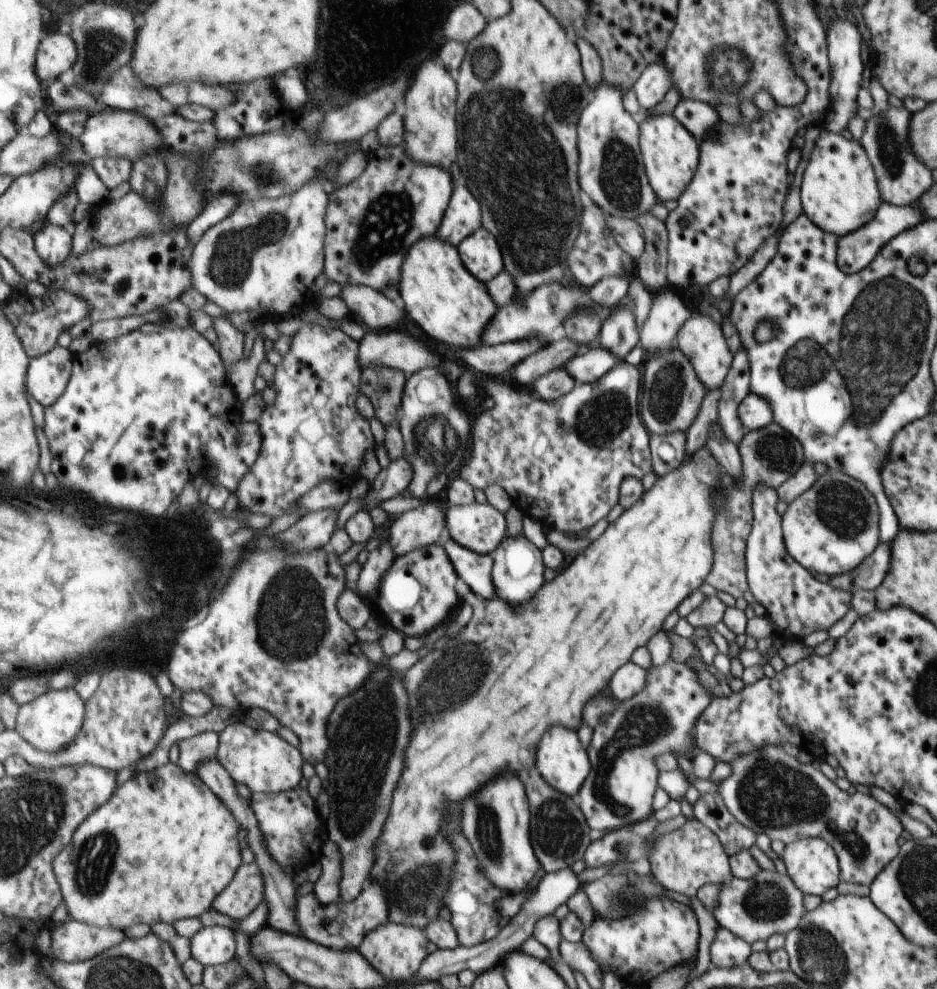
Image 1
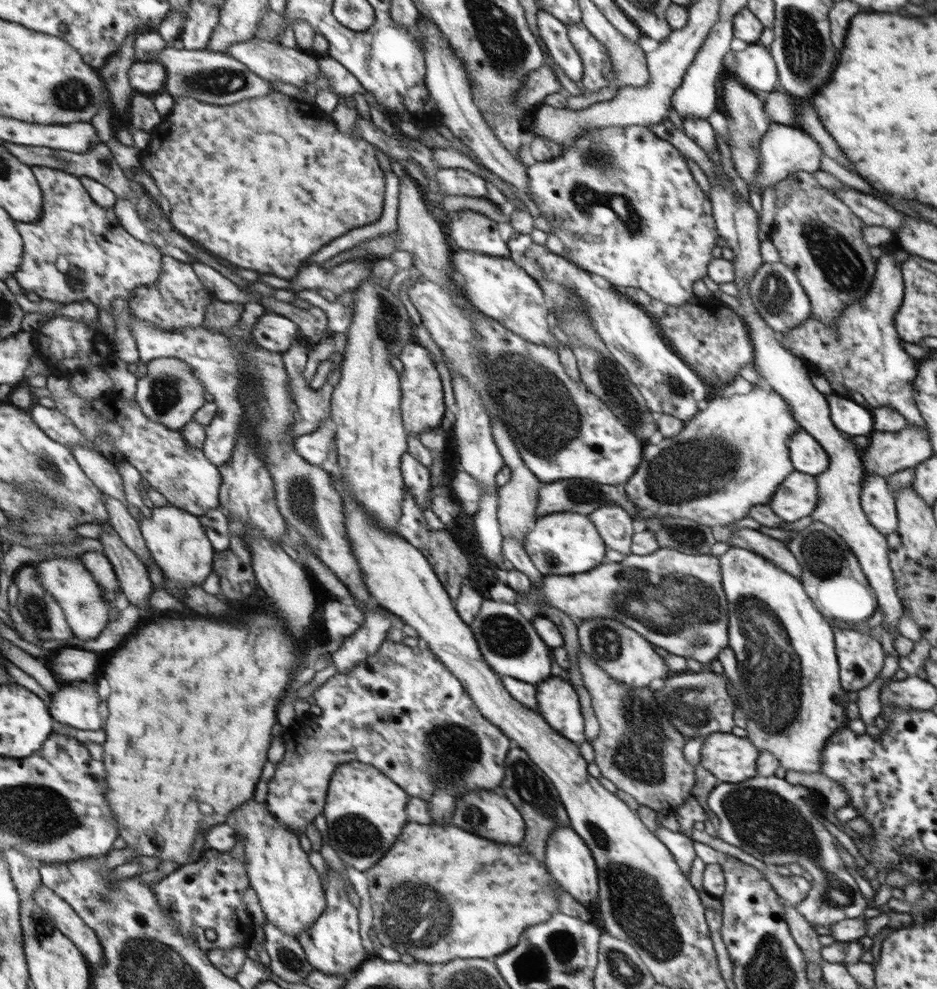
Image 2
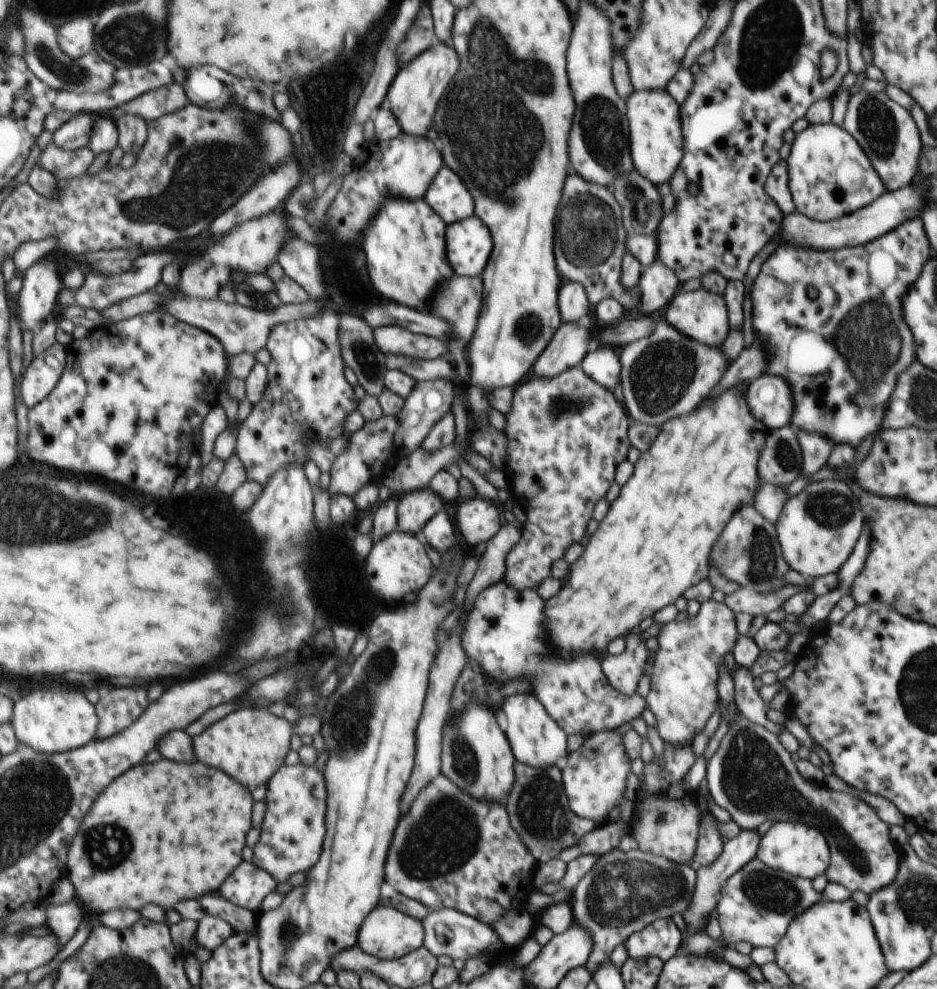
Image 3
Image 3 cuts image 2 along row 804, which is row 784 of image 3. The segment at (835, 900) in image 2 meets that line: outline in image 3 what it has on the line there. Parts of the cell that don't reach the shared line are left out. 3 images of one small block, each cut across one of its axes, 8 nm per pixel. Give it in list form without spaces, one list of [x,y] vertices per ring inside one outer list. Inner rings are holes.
[[[742,714],[730,726],[718,750],[707,762],[705,779],[712,800],[729,812],[730,819],[736,821],[742,831],[756,831],[764,822],[770,822],[772,825],[782,821],[802,823],[817,828],[830,844],[830,868],[825,873],[829,882],[842,884],[852,893],[861,890],[870,895],[894,880],[901,859],[899,848],[890,839],[889,825],[880,820],[876,811],[866,801],[844,792],[830,792],[828,788],[822,788],[822,784],[818,786],[804,780],[796,770],[796,764],[792,762],[788,750],[780,742],[779,736],[767,727],[750,722]]]

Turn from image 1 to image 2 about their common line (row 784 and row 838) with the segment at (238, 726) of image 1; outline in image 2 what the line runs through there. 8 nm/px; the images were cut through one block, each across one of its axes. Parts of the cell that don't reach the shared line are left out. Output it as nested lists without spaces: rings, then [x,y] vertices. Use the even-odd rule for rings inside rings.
[[[256,798],[244,804],[244,808],[240,808],[240,812],[236,812],[236,820],[232,822],[232,825],[238,833],[245,835],[249,875],[252,879],[253,888],[258,891],[267,918],[284,932],[296,937],[301,936],[305,930],[313,928],[315,922],[318,922],[327,911],[328,897],[322,875],[310,862],[309,853],[302,848],[298,832],[288,828],[287,824],[275,816],[268,803],[264,804],[263,801]]]

